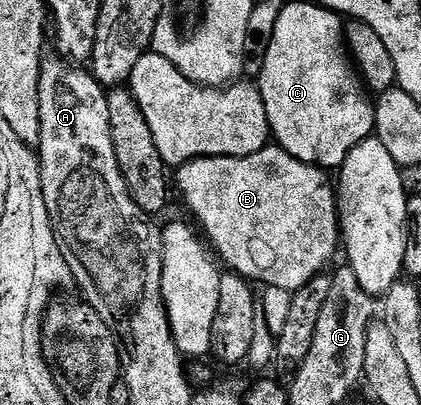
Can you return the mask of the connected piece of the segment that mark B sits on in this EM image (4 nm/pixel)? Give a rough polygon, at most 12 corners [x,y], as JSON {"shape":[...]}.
{"shape":[[267,146],[177,169],[231,273],[293,294],[339,251],[323,169]]}

